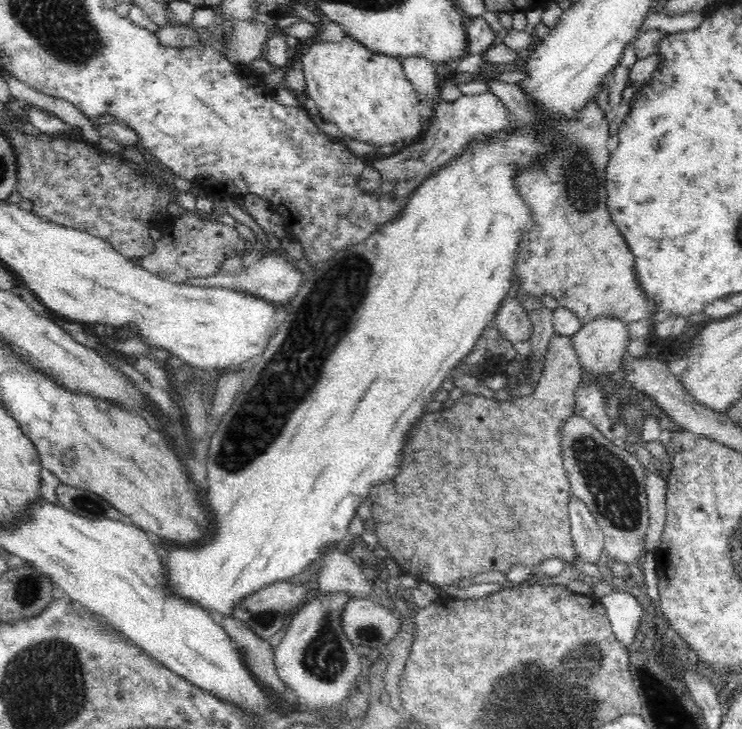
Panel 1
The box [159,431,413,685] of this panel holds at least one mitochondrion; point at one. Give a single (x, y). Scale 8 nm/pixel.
(323, 656)

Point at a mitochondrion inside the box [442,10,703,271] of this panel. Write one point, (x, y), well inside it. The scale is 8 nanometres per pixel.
(580, 178)

